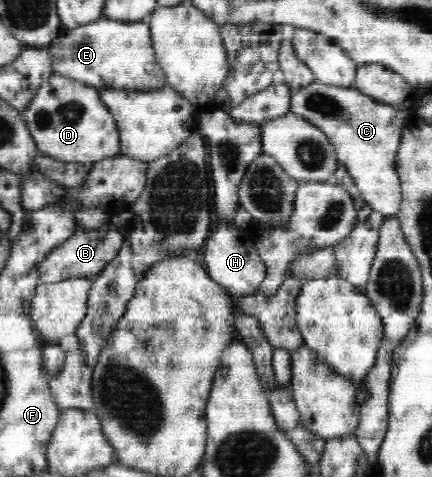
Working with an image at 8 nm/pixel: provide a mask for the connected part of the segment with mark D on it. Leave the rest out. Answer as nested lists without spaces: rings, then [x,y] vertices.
[[[53,74],[36,90],[31,101],[24,107],[22,114],[36,147],[45,156],[89,165],[101,158],[120,154],[120,135],[114,117],[103,100],[100,99],[99,90],[89,84]]]

